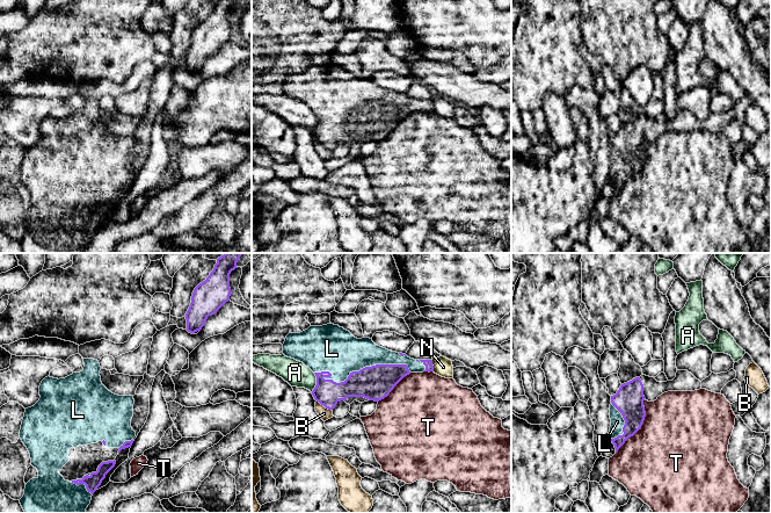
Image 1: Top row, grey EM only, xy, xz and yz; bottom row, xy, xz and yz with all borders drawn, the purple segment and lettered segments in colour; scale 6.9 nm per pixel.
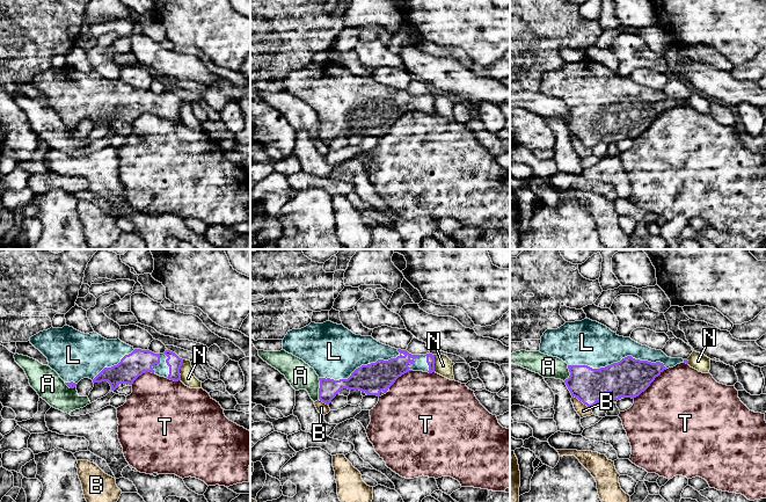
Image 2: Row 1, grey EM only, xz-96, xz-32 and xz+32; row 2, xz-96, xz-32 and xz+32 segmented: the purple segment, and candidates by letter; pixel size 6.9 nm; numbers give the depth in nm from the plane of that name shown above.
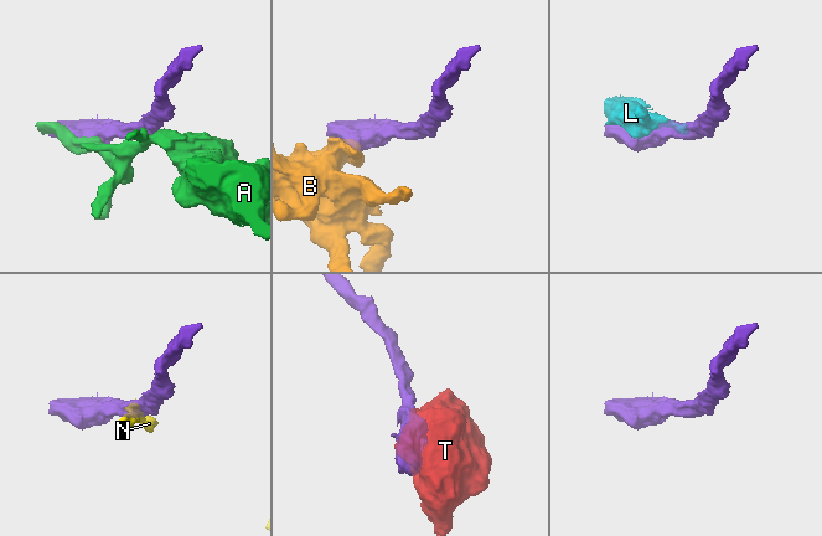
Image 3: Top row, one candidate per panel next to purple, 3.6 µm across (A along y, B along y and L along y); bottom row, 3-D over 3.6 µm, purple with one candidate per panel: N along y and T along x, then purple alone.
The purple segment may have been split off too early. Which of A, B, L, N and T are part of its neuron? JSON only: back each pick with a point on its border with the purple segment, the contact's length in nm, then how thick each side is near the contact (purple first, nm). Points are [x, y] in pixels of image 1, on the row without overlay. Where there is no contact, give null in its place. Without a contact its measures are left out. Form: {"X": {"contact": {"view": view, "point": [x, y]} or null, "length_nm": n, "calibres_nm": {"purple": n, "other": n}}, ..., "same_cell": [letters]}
{"L": {"contact": {"view": "xz", "point": [361, 109]}, "length_nm": 650, "calibres_nm": {"purple": 240, "other": 320}}, "same_cell": ["L"]}

